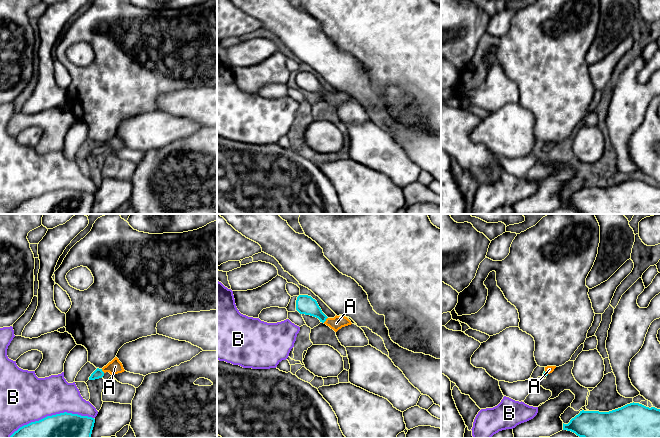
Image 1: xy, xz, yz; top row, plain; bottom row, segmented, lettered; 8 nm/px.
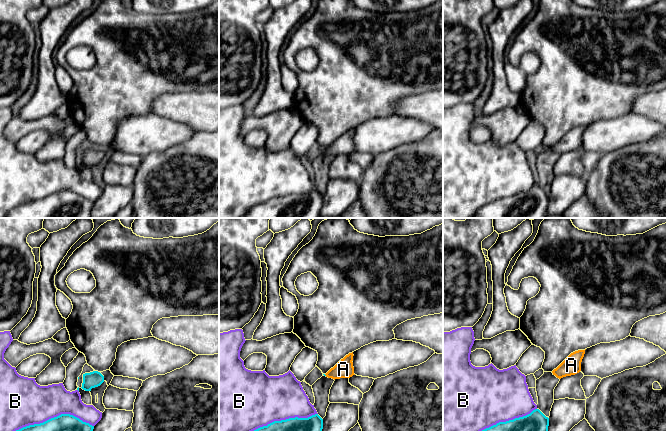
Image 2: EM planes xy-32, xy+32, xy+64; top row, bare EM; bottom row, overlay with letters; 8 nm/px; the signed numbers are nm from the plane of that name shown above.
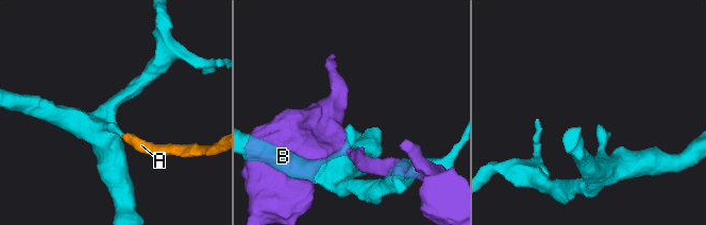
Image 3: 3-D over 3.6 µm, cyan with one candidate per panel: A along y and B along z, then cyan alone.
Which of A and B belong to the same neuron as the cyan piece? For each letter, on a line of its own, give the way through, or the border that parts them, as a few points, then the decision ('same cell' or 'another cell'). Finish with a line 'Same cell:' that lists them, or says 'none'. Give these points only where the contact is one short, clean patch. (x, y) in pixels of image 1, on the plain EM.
A: way xz (305, 80), (325, 96), (336, 99); same cell
B: another cell
Same cell: A

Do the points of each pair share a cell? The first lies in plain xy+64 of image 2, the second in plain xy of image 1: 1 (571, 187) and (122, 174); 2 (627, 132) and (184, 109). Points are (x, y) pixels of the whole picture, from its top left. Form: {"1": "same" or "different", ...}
{"1": "different", "2": "different"}

